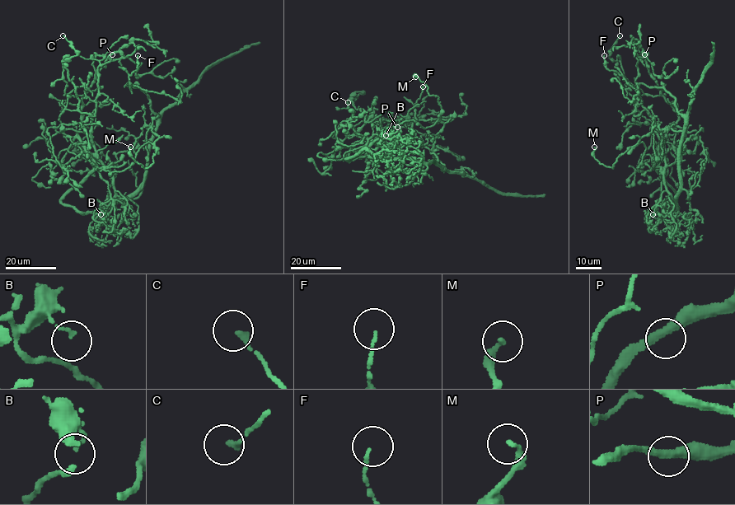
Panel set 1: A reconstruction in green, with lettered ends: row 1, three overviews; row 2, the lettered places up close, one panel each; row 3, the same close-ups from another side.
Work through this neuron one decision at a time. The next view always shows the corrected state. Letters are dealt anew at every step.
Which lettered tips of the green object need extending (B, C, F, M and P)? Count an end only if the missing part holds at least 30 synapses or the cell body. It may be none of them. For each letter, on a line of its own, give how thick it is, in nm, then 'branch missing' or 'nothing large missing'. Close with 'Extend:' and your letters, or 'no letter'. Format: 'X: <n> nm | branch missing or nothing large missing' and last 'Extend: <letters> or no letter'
B: 110 nm | nothing large missing
C: 190 nm | nothing large missing
F: 90 nm | nothing large missing
M: 160 nm | nothing large missing
P: 320 nm | nothing large missing
Extend: no letter

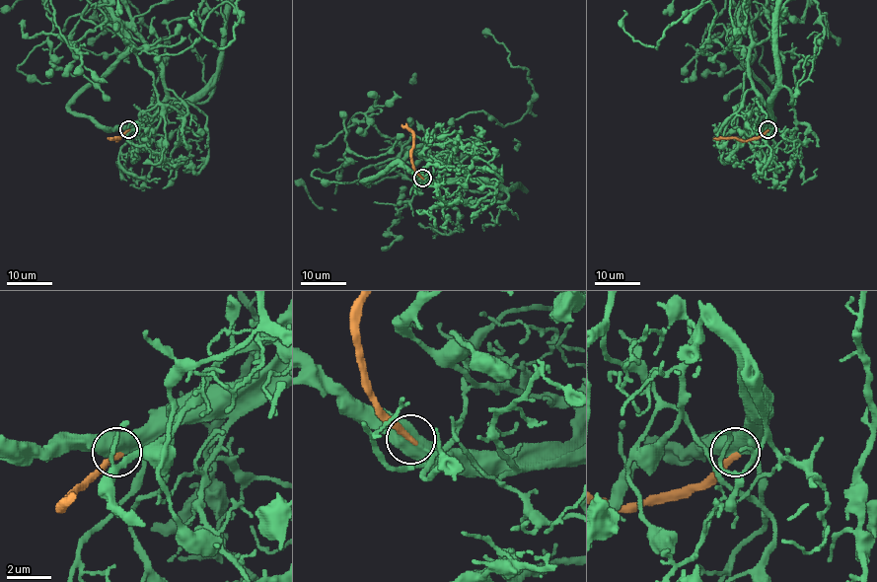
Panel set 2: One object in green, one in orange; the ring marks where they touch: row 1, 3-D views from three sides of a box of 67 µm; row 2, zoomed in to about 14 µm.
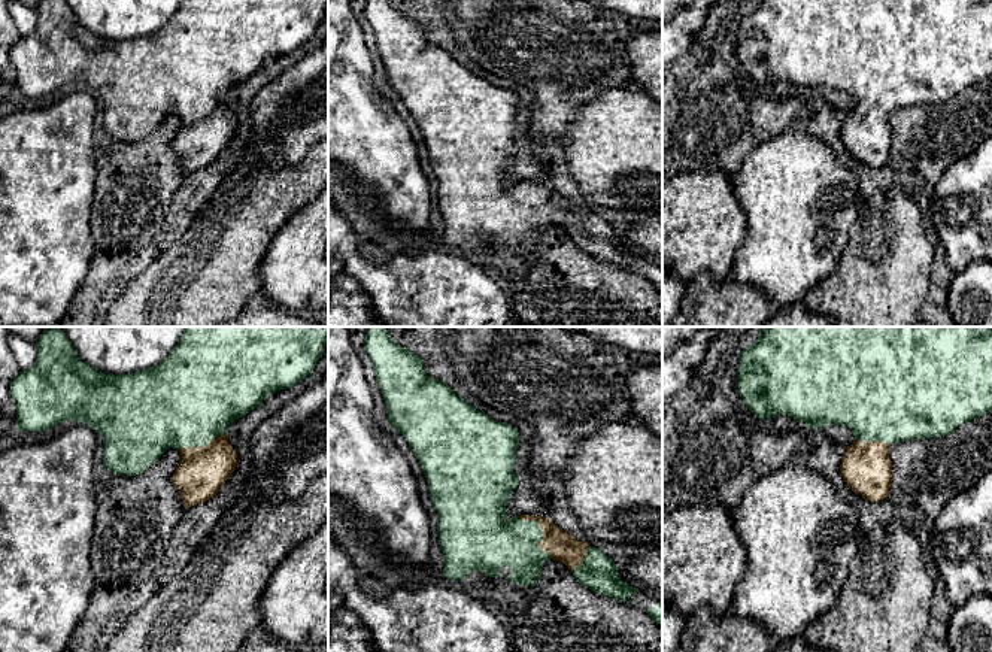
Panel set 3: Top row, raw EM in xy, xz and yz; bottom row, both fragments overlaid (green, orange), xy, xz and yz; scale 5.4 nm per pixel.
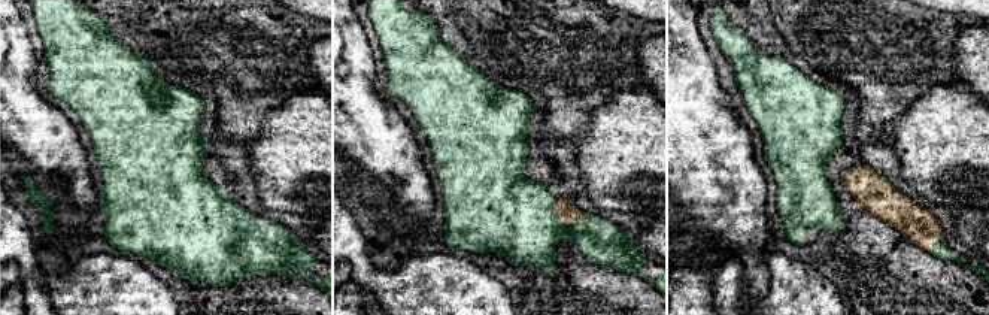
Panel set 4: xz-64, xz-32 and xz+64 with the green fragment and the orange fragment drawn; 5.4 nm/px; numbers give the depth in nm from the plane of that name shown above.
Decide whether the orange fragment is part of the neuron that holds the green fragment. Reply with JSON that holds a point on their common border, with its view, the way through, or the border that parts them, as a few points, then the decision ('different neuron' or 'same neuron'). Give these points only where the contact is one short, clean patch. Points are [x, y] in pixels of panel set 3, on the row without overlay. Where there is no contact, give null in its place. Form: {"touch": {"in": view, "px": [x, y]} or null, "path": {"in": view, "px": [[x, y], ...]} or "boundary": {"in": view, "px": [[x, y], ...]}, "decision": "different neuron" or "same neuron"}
{"touch": {"in": "xz", "px": [542, 197]}, "decision": "same neuron"}

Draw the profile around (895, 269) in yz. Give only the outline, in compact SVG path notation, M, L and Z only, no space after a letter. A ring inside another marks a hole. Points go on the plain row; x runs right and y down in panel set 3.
M891 184L876 189L870 197L859 197L858 216L849 230L849 240L835 264L835 270L817 283L804 298L812 313L831 316L837 327L911 327L929 292L934 248L929 243L922 222L922 210L914 194Z

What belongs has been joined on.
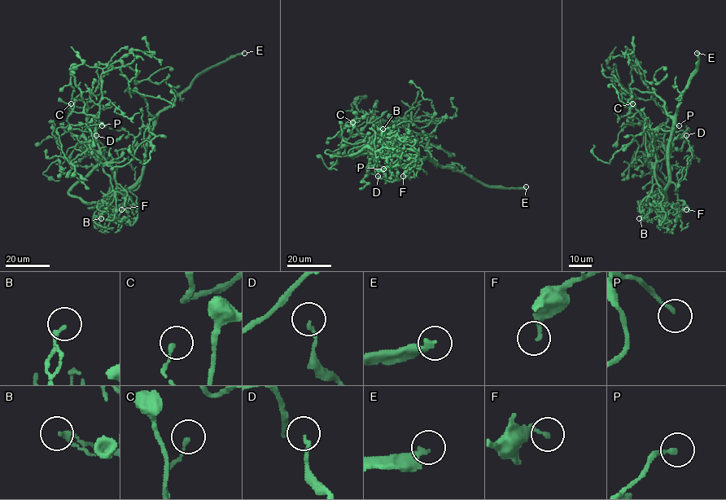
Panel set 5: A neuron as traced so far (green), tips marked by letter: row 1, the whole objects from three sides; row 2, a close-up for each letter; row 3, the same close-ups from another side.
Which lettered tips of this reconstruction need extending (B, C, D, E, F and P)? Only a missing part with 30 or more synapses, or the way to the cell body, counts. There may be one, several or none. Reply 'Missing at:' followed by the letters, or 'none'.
Missing at: E, P

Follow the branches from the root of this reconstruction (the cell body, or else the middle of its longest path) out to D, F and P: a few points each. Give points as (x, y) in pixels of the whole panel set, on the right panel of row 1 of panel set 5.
D: (662, 188), (664, 191), (672, 182), (676, 191), (676, 173), (689, 165), (692, 152), (686, 135)
F: (662, 188), (672, 207), (678, 203), (673, 203), (672, 208), (686, 209)
P: (662, 188), (655, 177), (655, 155), (649, 149), (649, 143), (657, 128), (665, 125), (675, 130), (679, 125)

